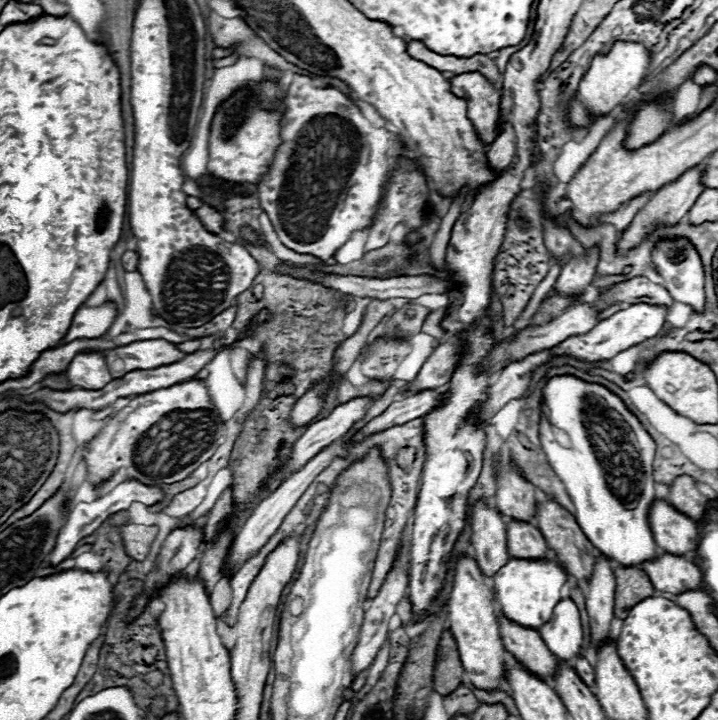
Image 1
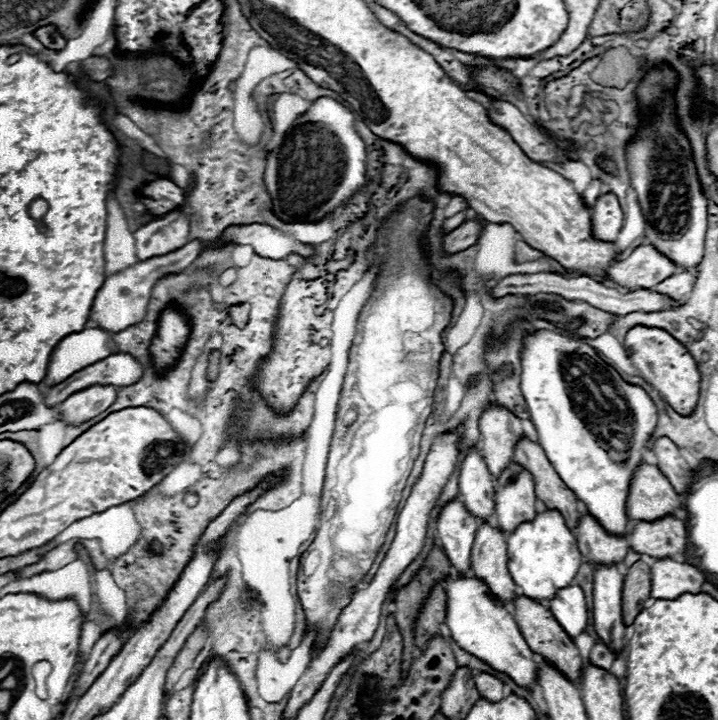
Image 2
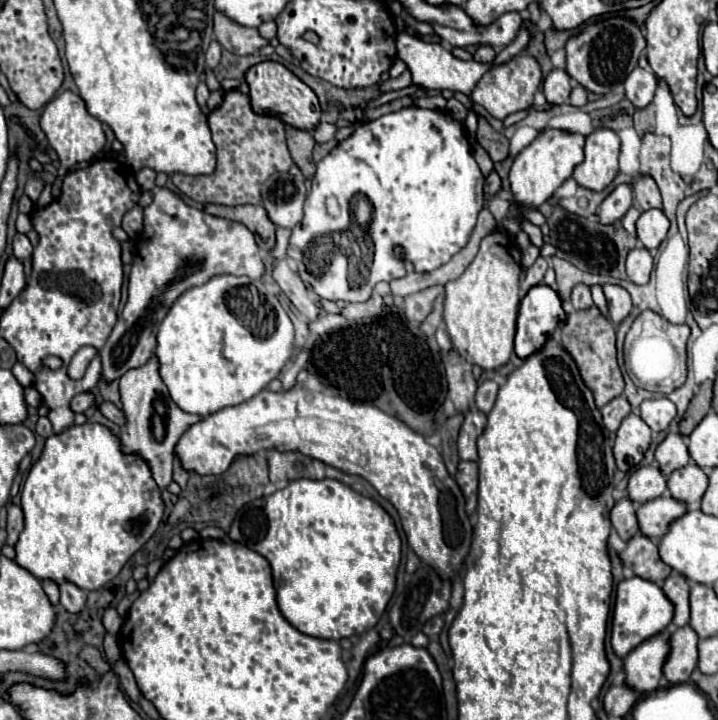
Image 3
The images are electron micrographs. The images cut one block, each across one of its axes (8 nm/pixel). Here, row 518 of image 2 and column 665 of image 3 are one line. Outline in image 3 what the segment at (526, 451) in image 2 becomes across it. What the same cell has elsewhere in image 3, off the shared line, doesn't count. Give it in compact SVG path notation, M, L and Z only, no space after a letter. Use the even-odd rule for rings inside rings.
M636 534L634 538L630 538L626 548L618 556L620 556L622 566L632 568L636 576L640 576L648 582L654 582L658 586L662 586L662 582L668 578L668 574L672 570L670 566L666 566L660 560L658 546L642 534Z

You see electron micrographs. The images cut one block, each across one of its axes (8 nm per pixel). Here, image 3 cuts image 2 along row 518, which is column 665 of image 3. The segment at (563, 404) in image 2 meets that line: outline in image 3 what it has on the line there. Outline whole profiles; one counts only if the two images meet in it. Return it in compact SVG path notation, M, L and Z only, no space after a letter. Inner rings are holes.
M634 576L630 580L622 580L616 586L616 602L614 602L614 608L616 608L616 622L612 618L610 644L612 644L614 654L620 656L620 658L624 658L626 654L630 654L644 640L660 634L672 622L672 616L674 616L674 606L666 598L666 594L654 582L642 580L638 576Z

